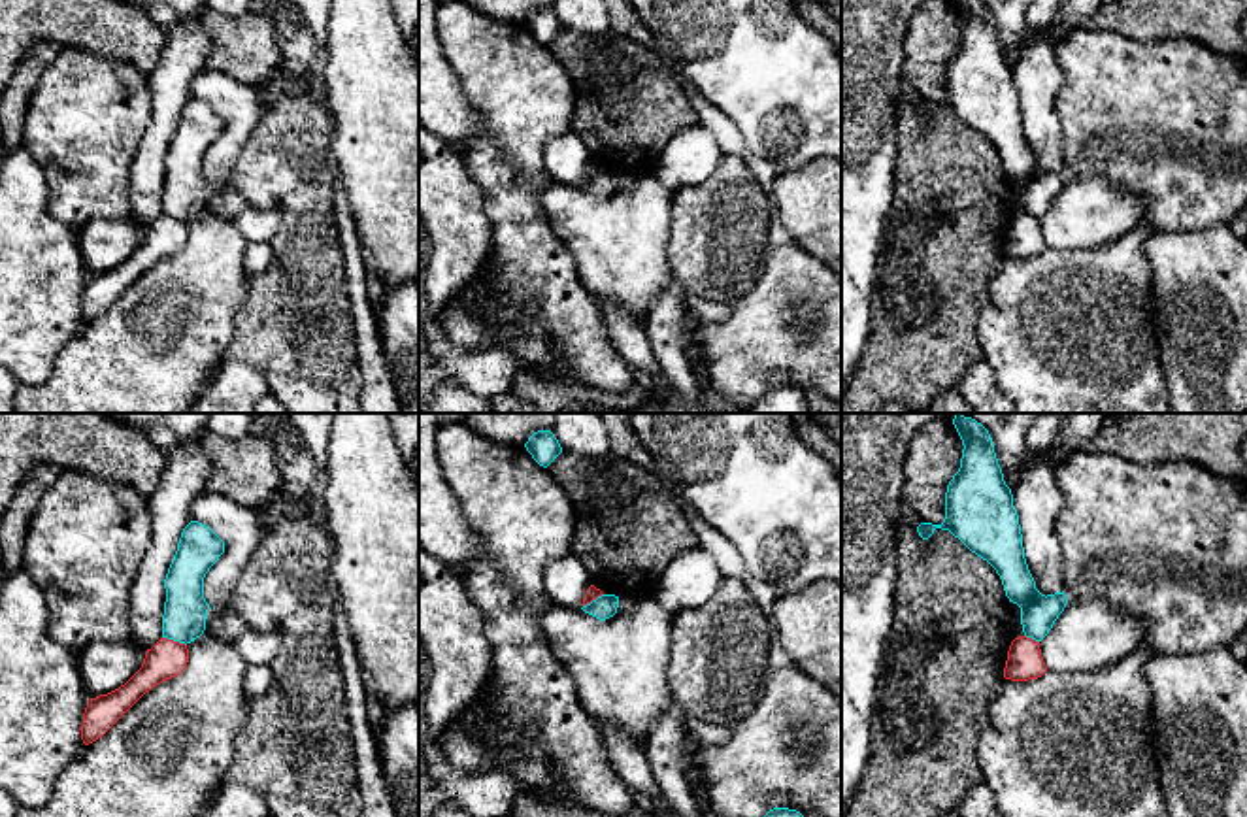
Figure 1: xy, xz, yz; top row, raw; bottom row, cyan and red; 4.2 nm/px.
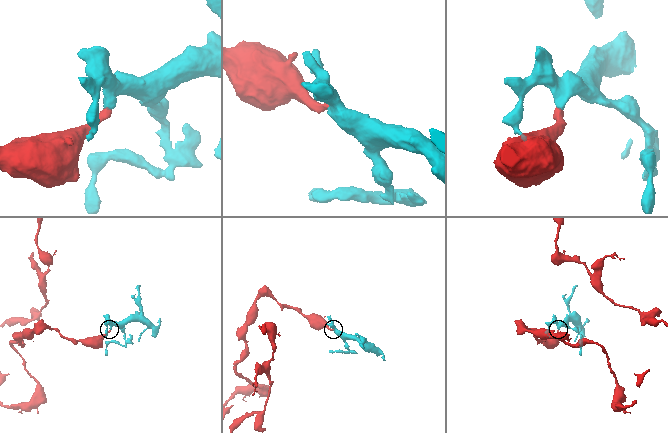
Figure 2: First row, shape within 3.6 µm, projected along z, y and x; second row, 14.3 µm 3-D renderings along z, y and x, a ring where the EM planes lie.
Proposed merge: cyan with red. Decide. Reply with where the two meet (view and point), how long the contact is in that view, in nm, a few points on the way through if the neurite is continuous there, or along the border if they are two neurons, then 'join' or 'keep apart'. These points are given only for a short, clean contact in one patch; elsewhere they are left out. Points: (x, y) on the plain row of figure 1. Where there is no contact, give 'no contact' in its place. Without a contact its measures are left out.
meets cyan in xy at (174, 217); contact 110 nm long; border along xy (163, 214), (185, 223); keep apart

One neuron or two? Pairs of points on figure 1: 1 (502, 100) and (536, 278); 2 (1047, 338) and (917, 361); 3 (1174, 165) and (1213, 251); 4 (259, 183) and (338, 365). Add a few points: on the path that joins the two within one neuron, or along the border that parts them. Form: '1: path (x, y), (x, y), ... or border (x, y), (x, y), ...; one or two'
1: path (510, 144), (512, 204), (521, 234); one
2: border (983, 304), (978, 316), (976, 338), (985, 357); two
3: border (1227, 223), (1159, 233); two
4: path (306, 221), (306, 317); one

